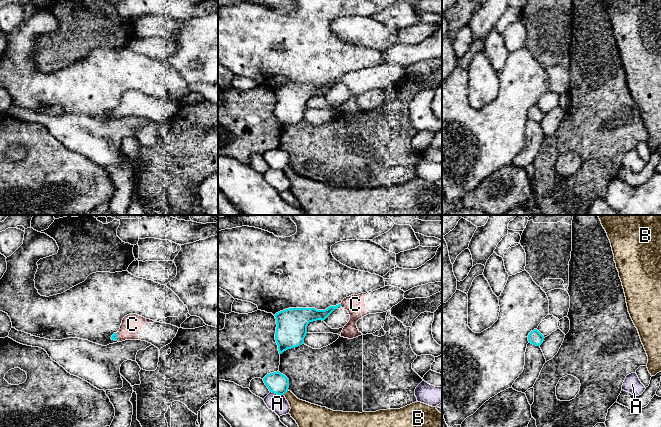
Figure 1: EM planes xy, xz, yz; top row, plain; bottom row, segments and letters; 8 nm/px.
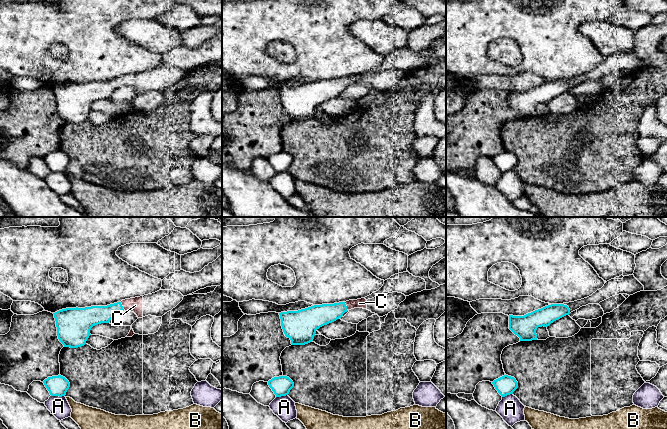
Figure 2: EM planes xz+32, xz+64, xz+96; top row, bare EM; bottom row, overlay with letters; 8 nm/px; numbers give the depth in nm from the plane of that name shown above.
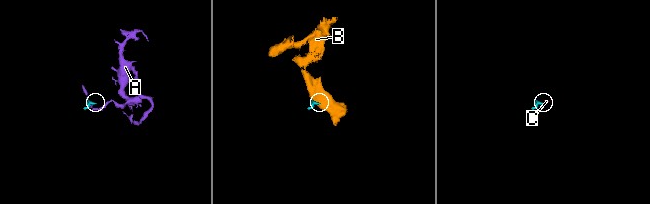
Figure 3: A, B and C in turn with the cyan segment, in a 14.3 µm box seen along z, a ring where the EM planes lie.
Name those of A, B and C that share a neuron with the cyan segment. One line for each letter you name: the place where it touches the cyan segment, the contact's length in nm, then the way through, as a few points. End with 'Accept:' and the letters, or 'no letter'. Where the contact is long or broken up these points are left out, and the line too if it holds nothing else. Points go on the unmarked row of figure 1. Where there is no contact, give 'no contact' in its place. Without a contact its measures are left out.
C: meets cyan in xz at (340, 81); contact 30 nm long; runs through xz (311, 90), (324, 90), (340, 81), (355, 80)
Accept: C

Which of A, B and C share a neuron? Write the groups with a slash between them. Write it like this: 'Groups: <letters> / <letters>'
Groups: A / B / C

